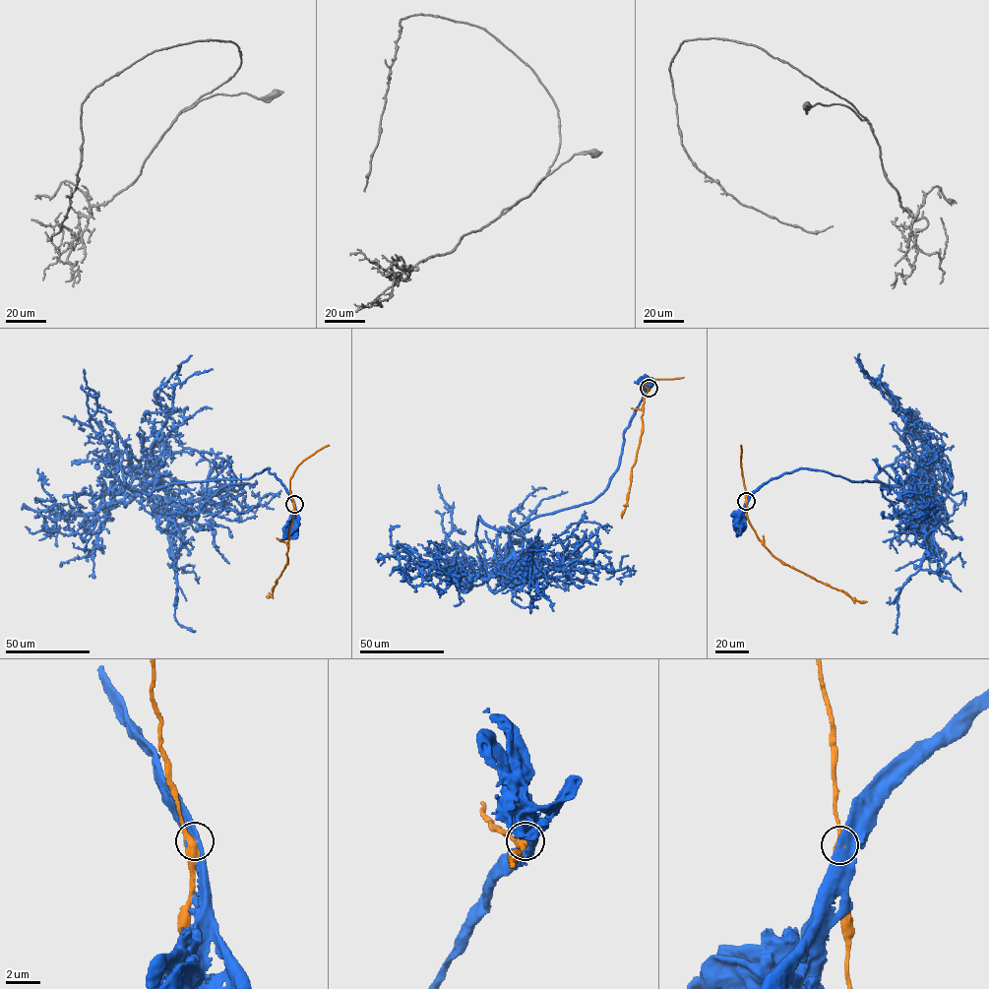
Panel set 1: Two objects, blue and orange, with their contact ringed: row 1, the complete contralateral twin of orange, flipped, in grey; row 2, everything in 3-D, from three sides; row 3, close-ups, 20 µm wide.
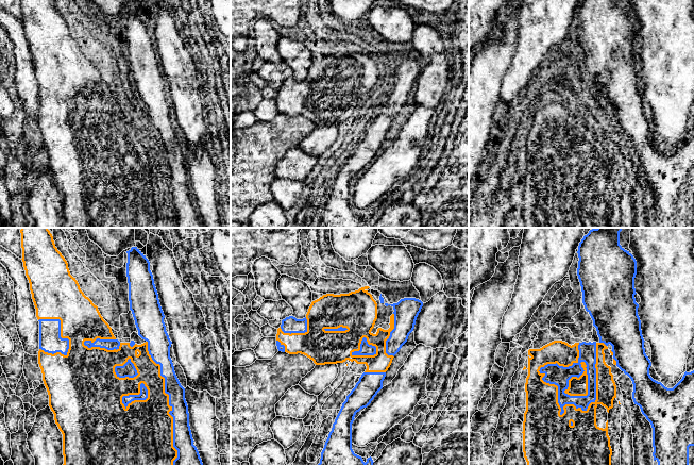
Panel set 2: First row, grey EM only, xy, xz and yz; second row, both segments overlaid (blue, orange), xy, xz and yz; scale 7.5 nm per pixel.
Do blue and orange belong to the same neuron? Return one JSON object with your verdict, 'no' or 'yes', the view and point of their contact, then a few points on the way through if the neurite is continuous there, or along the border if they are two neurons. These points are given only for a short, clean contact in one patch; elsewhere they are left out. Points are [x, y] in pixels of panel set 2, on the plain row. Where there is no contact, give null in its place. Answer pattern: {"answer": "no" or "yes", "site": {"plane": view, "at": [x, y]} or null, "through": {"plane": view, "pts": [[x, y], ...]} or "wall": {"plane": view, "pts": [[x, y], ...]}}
{"answer": "no", "site": {"plane": "yz", "at": [595, 153]}}

